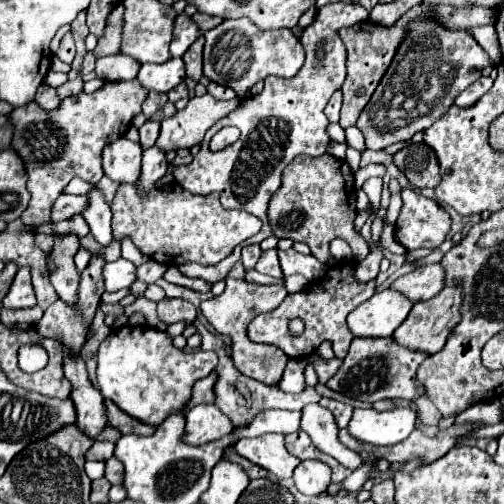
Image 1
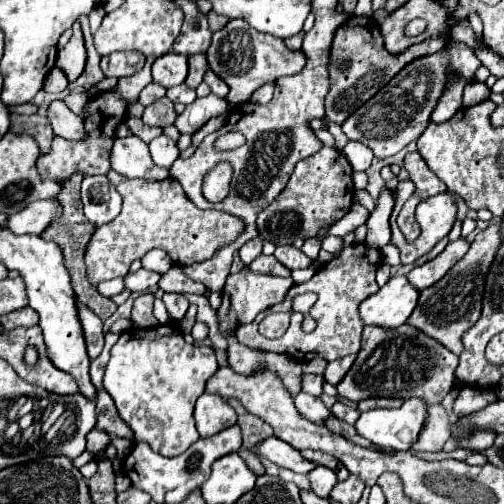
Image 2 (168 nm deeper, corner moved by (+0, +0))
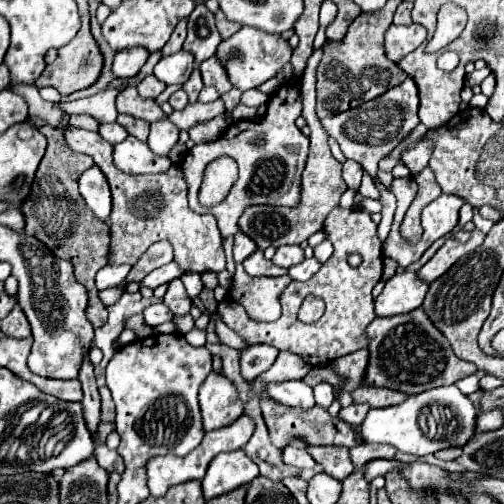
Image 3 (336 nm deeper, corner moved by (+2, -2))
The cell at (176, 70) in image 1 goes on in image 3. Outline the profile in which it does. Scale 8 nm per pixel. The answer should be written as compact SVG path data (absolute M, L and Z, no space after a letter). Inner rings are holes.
M186 50L164 56L154 66L154 76L164 84L184 84L194 70L194 56Z

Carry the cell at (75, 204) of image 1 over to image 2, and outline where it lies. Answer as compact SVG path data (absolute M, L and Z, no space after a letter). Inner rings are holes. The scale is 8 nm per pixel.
M36 200L28 204L24 210L20 210L18 214L12 214L6 224L8 230L12 230L14 234L42 234L56 218L60 218L60 204L56 200Z

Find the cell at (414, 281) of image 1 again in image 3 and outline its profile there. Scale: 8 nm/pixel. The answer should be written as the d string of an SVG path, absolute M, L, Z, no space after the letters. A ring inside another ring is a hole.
M458 230L456 234L452 234L444 246L418 270L418 276L426 282L434 282L436 278L440 278L456 260L460 260L464 254L476 250L482 242L484 242L486 234L480 230L472 230L472 232L464 232Z

